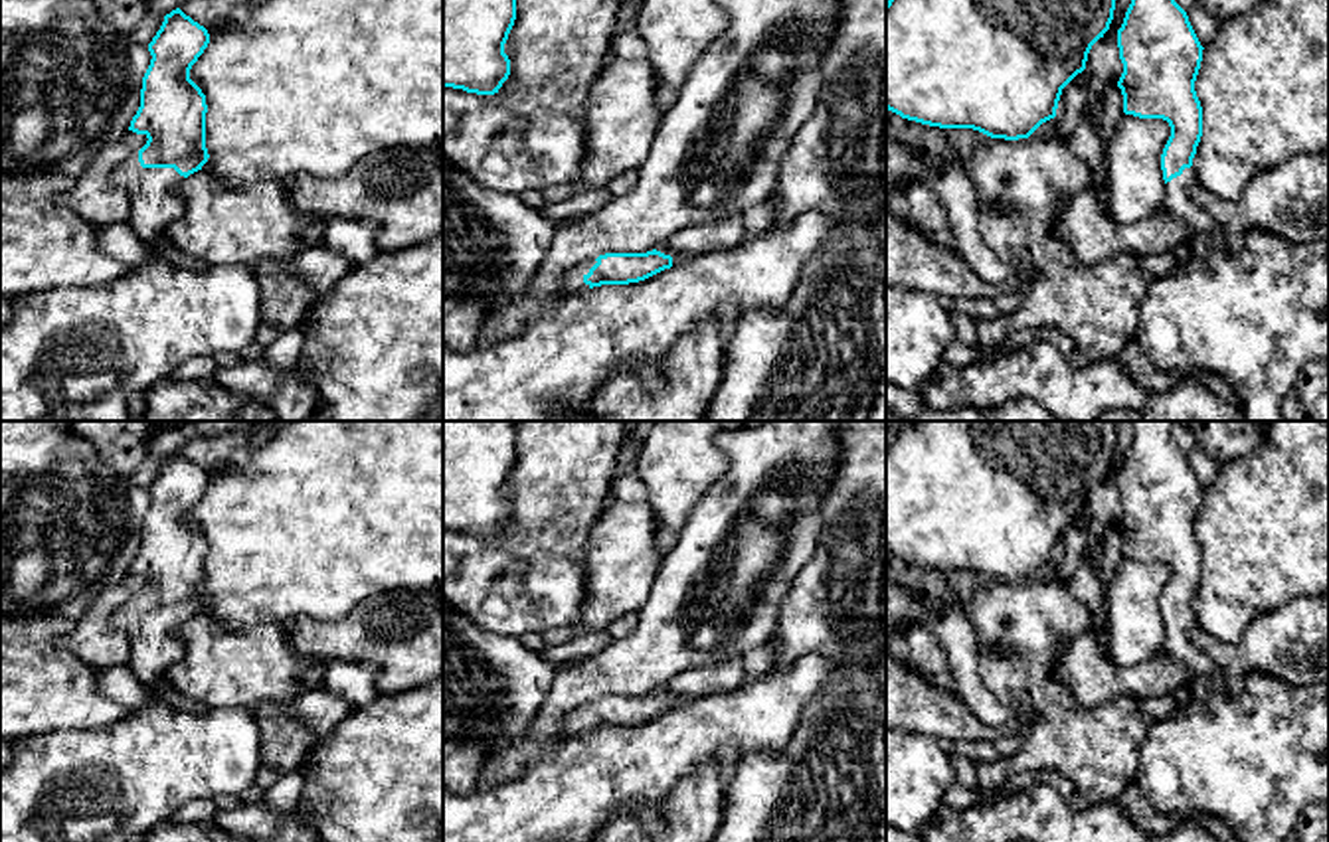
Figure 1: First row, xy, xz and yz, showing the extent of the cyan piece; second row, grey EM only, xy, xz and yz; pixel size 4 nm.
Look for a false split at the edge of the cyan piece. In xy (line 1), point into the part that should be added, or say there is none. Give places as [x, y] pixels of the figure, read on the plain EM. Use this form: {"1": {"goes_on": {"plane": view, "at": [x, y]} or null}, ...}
{"1": {"goes_on": {"plane": "xy", "at": [107, 785]}}}

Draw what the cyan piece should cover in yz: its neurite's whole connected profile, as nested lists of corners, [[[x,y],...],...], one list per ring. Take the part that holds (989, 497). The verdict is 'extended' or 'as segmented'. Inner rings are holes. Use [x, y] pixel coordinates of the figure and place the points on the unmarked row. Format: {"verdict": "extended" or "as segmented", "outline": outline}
{"verdict": "as segmented", "outline": [[[910,421],[890,435],[886,445],[886,551],[902,561],[939,571],[973,571],[991,581],[1028,581],[1042,565],[1056,559],[1062,532],[1086,512],[1092,488],[1113,463],[1117,421]]]}

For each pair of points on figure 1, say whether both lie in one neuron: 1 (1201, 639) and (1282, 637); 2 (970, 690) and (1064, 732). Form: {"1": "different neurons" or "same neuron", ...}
{"1": "same neuron", "2": "different neurons"}

